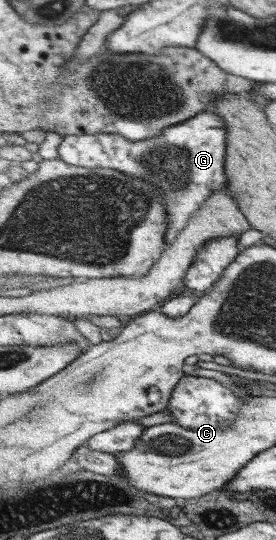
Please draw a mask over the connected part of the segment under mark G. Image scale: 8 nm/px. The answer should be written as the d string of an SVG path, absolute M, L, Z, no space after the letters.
M206 112L206 114L202 114L202 116L196 116L194 120L188 120L186 124L180 123L178 126L168 127L165 130L164 135L157 136L156 138L150 140L138 140L138 142L134 142L134 140L128 140L126 136L114 134L114 133L100 133L97 135L66 135L64 138L64 143L60 145L60 159L65 160L68 164L74 166L83 166L84 168L112 168L114 170L118 170L120 172L126 172L130 176L144 176L144 180L150 180L150 184L154 184L156 188L160 188L162 192L164 192L164 200L166 200L166 210L168 210L168 214L170 214L170 226L169 231L167 232L167 241L169 244L173 244L179 236L183 233L185 228L188 228L190 221L193 219L193 216L197 214L198 210L200 210L207 202L209 198L218 190L222 190L226 184L228 184L228 178L226 178L226 146L228 144L228 130L226 130L226 120L224 118L220 118L218 114L214 114L214 112Z

